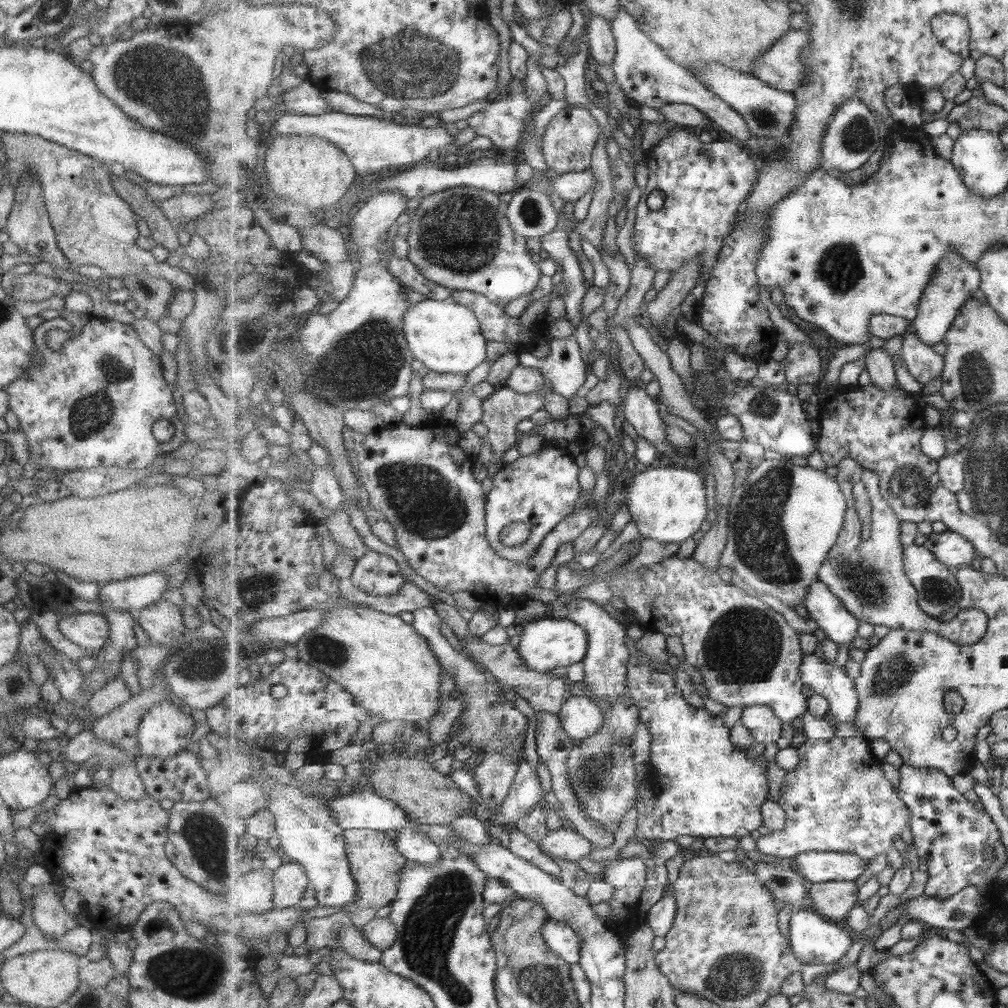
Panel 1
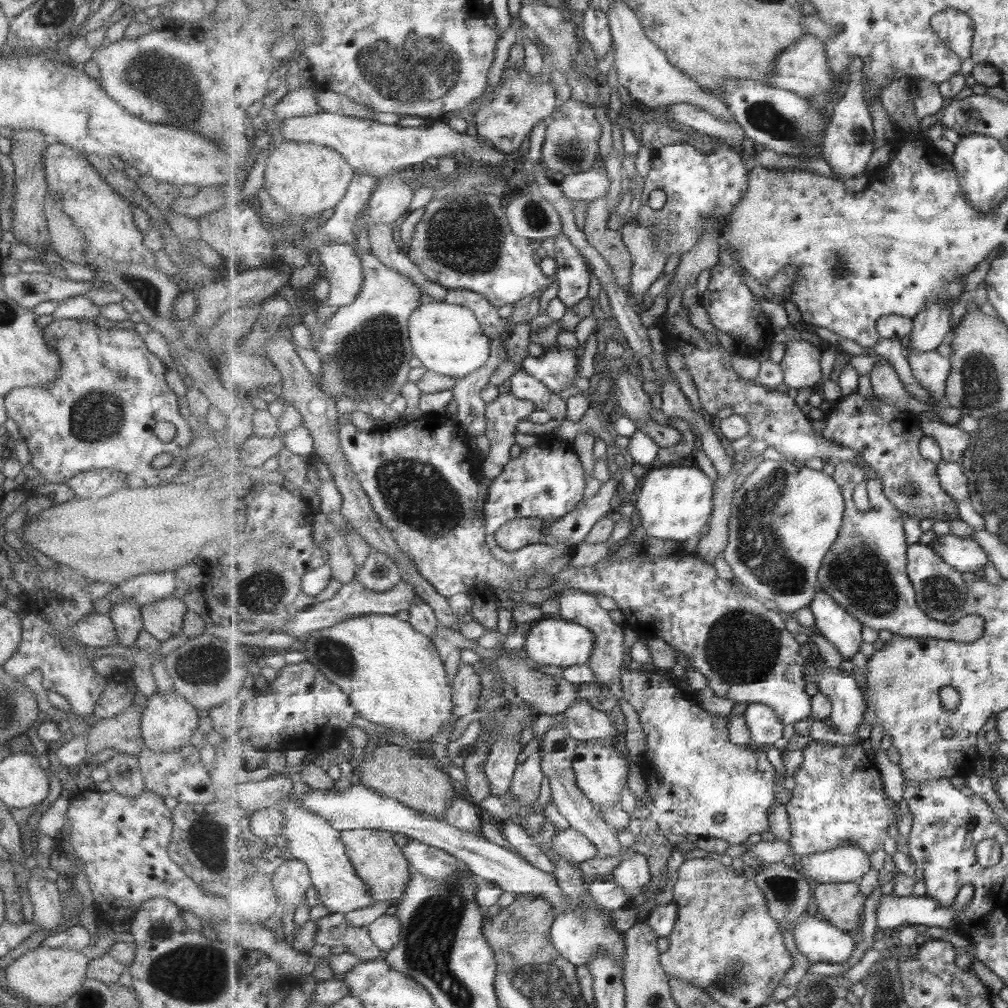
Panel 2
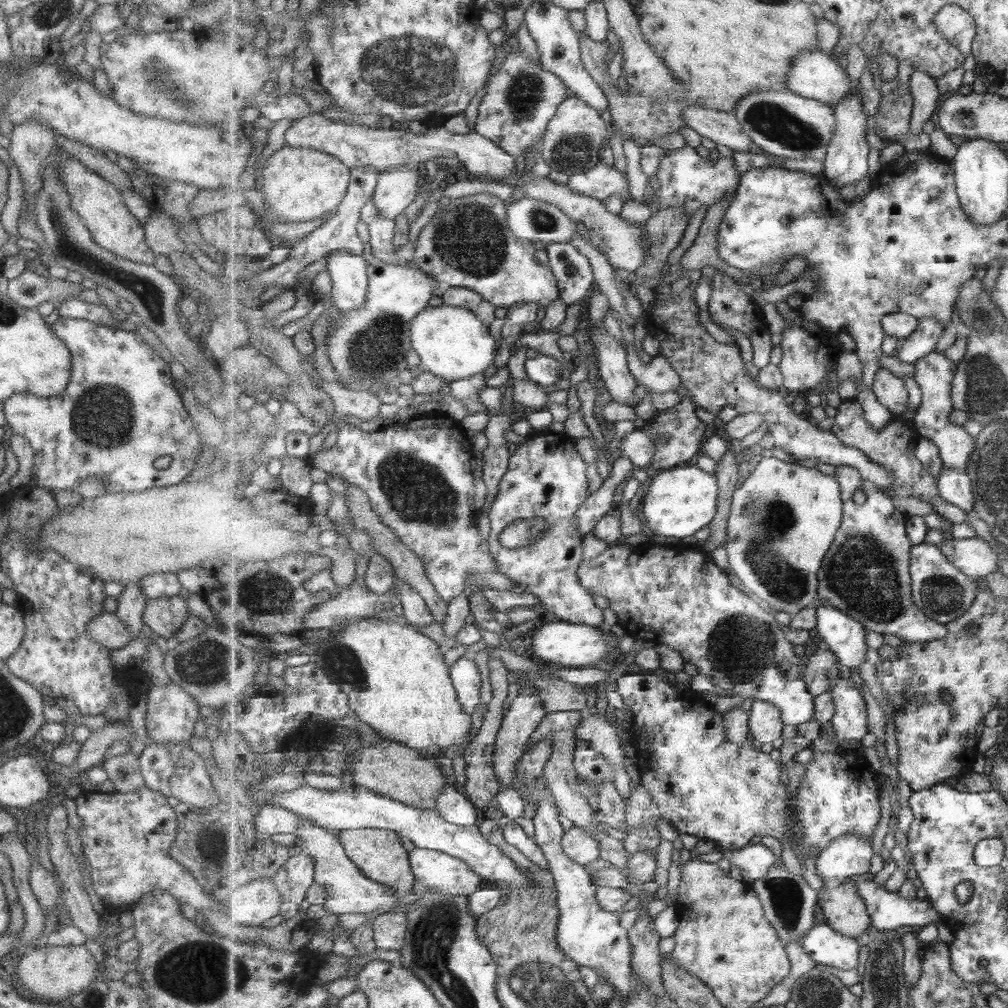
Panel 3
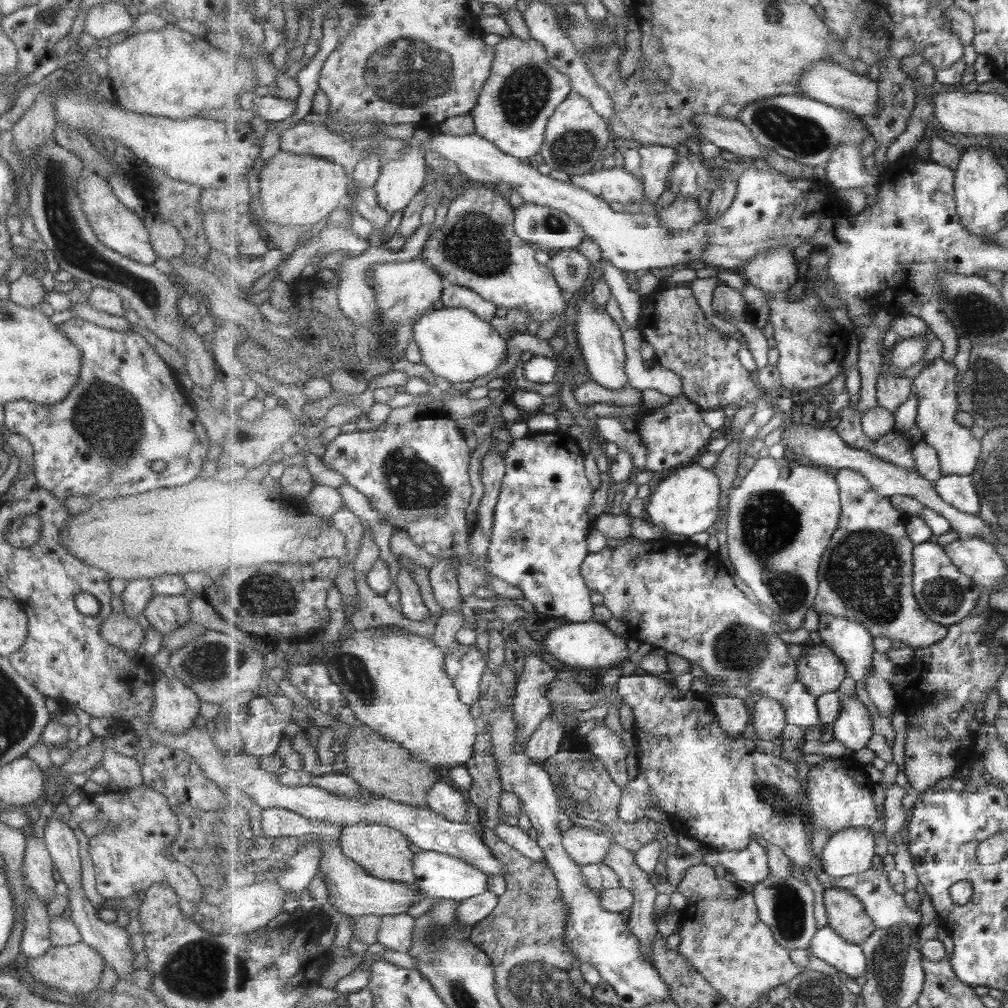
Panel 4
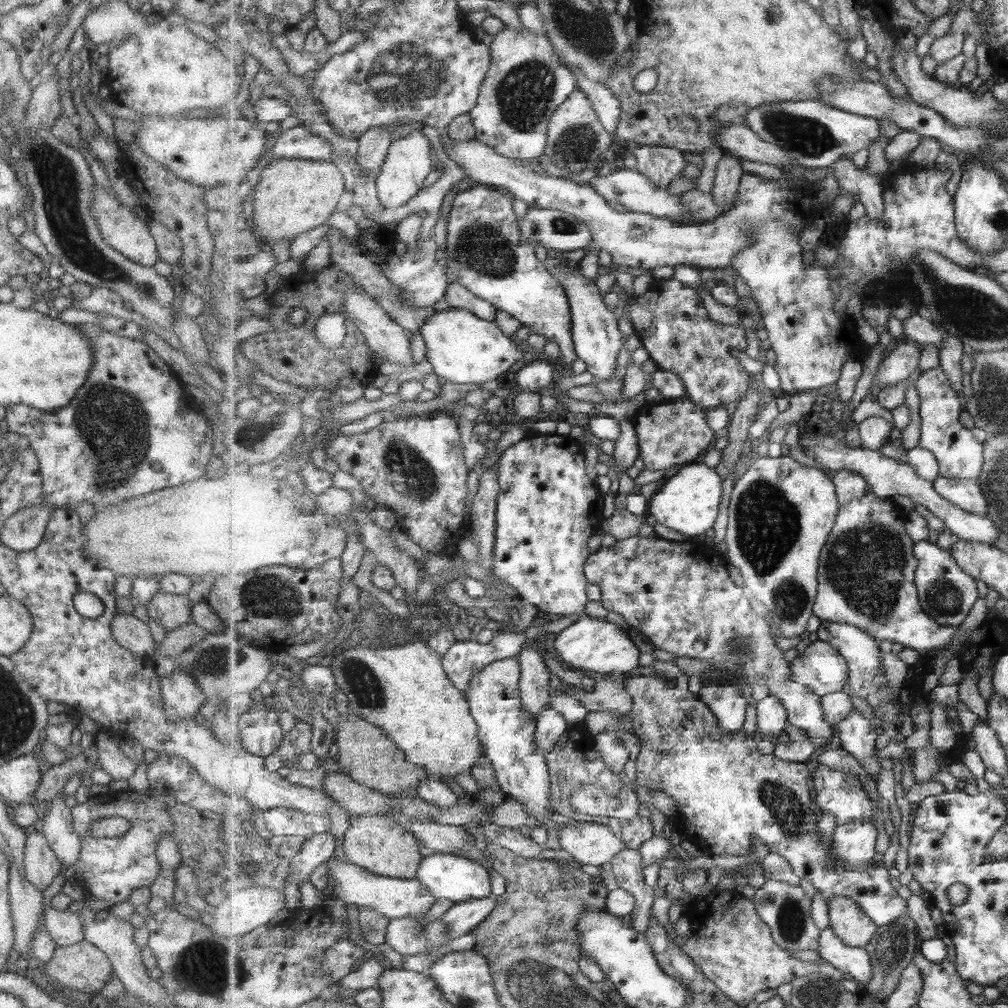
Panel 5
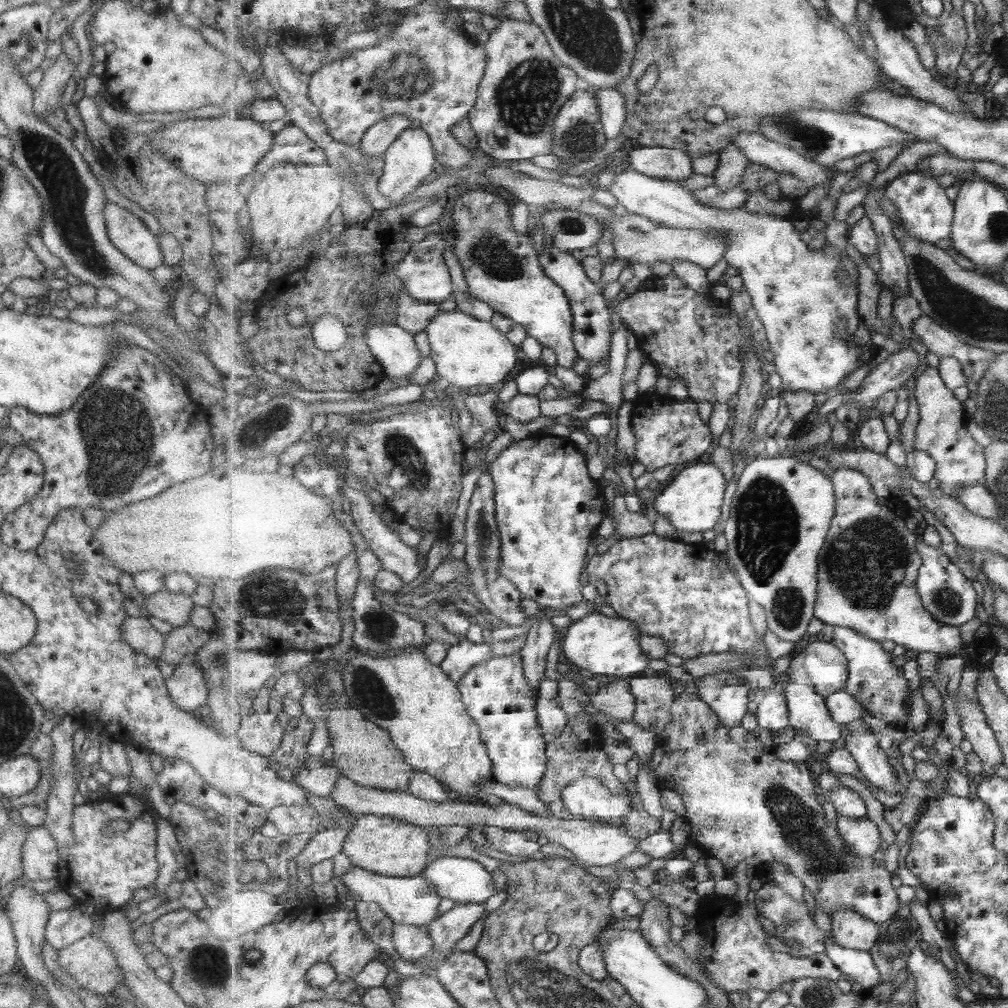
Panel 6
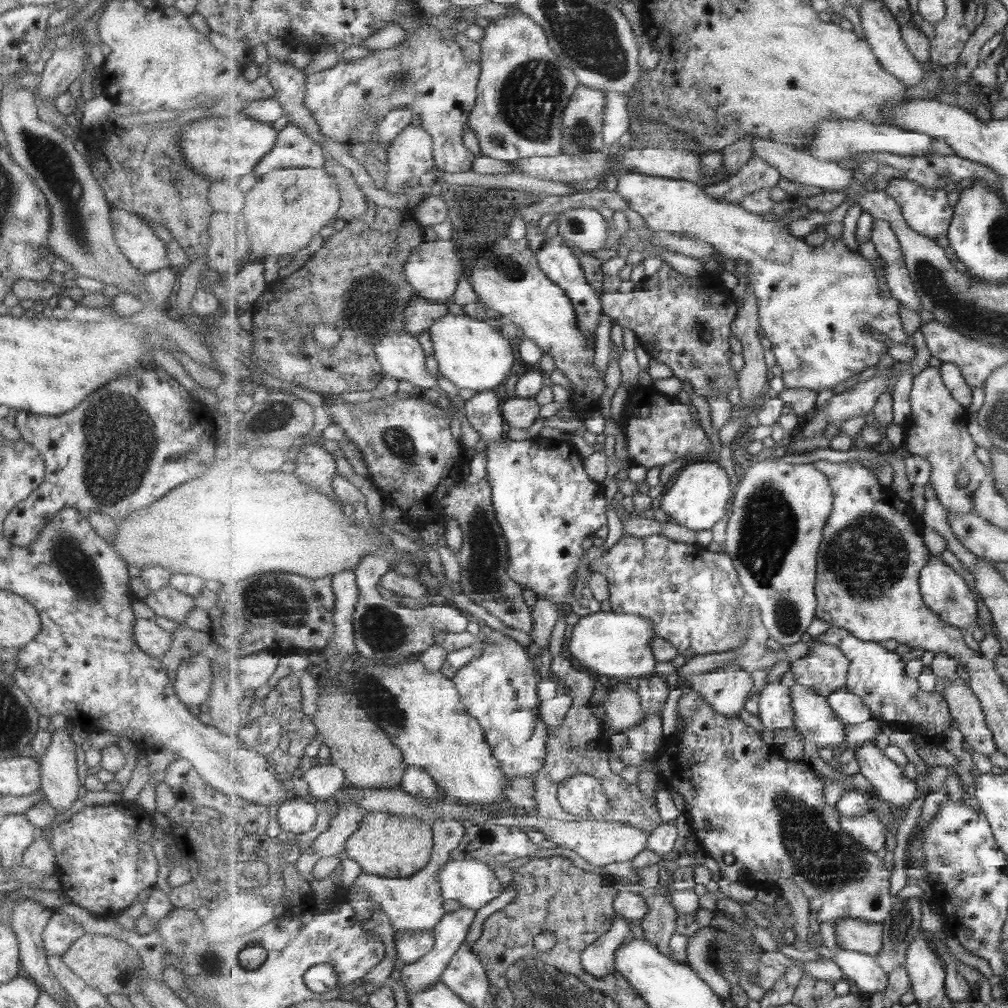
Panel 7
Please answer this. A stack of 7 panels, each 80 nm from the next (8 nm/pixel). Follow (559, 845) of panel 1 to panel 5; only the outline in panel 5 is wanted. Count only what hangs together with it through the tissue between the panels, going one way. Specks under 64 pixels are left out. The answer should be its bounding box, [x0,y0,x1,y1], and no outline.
[559,819,627,866]

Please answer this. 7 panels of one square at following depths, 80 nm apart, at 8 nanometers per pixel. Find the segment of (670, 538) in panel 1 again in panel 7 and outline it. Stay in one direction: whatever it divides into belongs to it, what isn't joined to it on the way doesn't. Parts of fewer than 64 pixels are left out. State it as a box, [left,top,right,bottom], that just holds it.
[660,460,731,533]

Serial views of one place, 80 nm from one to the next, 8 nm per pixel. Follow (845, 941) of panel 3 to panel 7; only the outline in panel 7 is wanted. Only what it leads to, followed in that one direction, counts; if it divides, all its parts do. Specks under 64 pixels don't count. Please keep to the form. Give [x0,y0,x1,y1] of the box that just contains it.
[834,948,889,994]

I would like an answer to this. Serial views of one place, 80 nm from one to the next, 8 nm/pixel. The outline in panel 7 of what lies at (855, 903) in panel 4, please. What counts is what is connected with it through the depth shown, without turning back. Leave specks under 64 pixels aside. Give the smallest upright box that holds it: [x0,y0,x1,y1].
[835,917,884,955]

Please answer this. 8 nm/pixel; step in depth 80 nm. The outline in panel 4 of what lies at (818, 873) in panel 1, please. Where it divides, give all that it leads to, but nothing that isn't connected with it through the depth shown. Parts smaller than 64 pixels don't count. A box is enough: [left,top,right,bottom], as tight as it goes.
[822,826,875,878]

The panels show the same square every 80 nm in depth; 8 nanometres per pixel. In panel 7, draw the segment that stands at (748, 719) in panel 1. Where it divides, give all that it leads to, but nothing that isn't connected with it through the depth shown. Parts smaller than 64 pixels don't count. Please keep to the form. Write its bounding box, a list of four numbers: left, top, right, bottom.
[757,682,796,730]

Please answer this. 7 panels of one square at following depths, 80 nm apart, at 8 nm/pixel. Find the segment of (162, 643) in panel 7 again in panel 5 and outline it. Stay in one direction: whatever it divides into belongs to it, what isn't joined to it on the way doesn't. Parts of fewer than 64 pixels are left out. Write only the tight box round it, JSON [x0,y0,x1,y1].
[110,614,157,655]

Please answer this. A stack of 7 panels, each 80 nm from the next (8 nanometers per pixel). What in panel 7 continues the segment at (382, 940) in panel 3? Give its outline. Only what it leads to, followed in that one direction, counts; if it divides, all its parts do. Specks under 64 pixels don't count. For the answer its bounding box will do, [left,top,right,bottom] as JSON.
[396,930,434,963]

